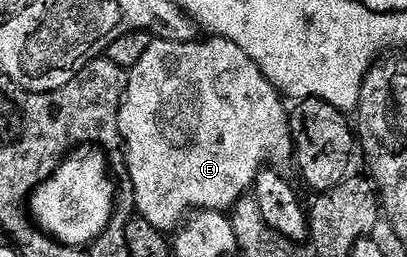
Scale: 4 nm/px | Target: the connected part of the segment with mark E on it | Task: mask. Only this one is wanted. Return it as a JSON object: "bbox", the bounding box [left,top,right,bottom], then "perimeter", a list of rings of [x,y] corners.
{"bbox":[120,37,294,233],"perimeter":[[[219,37],[204,38],[194,43],[175,43],[161,39],[153,41],[150,49],[146,49],[142,61],[138,61],[138,65],[134,65],[128,72],[128,88],[123,101],[120,102],[122,152],[124,151],[124,159],[128,162],[128,179],[132,182],[129,184],[136,198],[136,211],[139,218],[150,221],[154,229],[165,233],[175,232],[184,220],[195,212],[227,212],[253,190],[260,171],[265,170],[269,165],[280,165],[276,163],[284,163],[287,159],[289,161],[294,155],[292,129],[289,123],[290,111],[287,106],[284,108],[285,100],[276,90],[276,86],[264,76],[262,69],[258,69],[258,65],[254,65],[254,61],[250,61],[250,57],[246,57],[246,53],[242,53],[242,49],[238,49],[238,45],[234,45],[234,41]]]}

